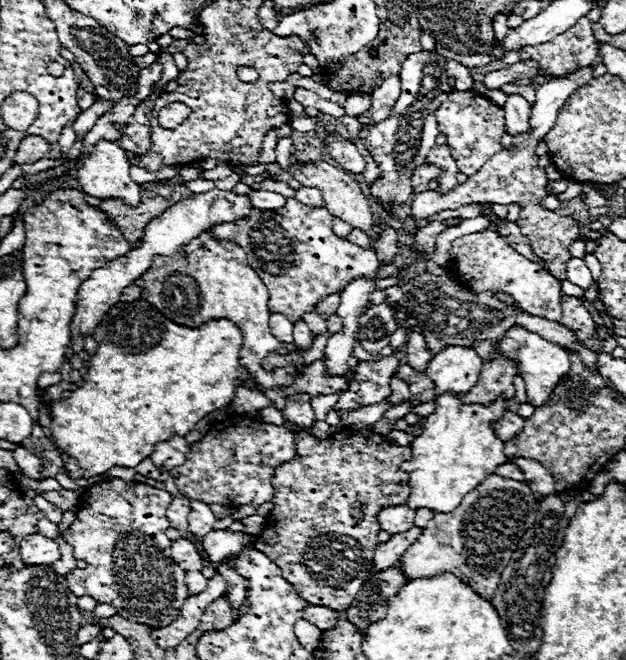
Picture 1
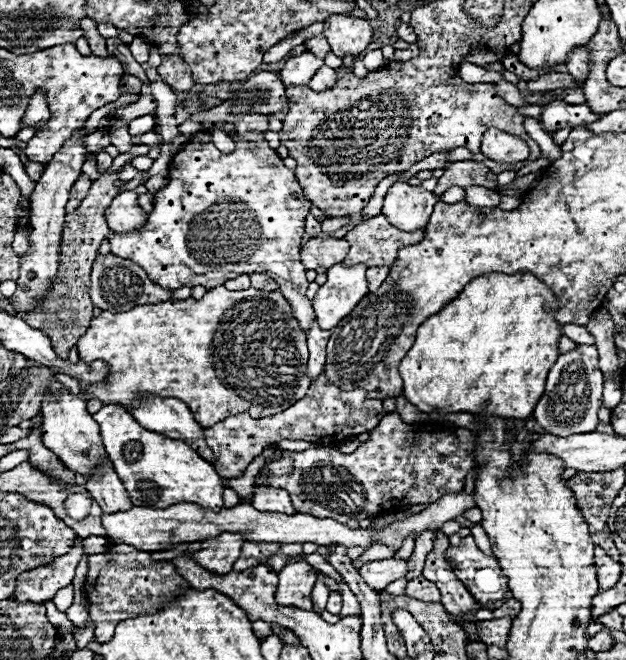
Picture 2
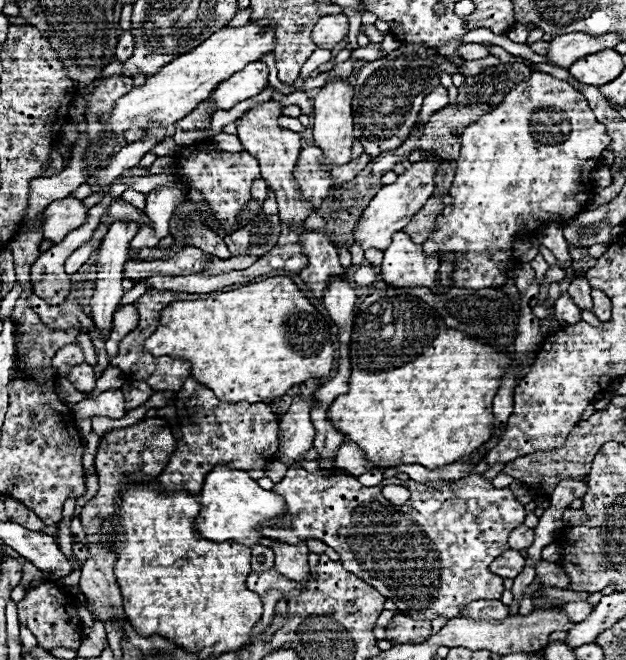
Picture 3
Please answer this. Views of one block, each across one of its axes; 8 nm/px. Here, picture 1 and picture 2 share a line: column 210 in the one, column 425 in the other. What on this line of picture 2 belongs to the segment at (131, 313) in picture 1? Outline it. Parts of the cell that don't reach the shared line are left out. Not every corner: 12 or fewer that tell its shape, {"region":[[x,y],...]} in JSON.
{"region":[[478,276],[400,362],[422,412],[528,418],[560,308]]}

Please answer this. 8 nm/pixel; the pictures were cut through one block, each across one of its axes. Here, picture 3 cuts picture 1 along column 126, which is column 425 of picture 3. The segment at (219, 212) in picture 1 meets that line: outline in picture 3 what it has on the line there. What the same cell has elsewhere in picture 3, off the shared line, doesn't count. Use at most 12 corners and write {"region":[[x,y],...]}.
{"region":[[394,232],[380,266],[400,288],[436,288],[440,260]]}

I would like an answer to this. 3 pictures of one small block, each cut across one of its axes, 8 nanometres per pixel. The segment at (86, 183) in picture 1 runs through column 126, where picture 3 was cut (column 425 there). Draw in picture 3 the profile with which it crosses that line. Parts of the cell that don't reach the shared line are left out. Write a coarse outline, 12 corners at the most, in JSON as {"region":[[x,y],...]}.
{"region":[[428,152],[384,186],[354,230],[362,250],[390,236],[434,194],[444,160]]}

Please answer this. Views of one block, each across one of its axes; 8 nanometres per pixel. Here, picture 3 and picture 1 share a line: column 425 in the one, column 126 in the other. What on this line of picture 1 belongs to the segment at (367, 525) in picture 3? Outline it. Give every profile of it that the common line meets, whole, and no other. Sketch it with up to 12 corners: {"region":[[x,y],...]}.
{"region":[[90,487],[62,534],[74,596],[164,628],[188,598],[166,490]]}

